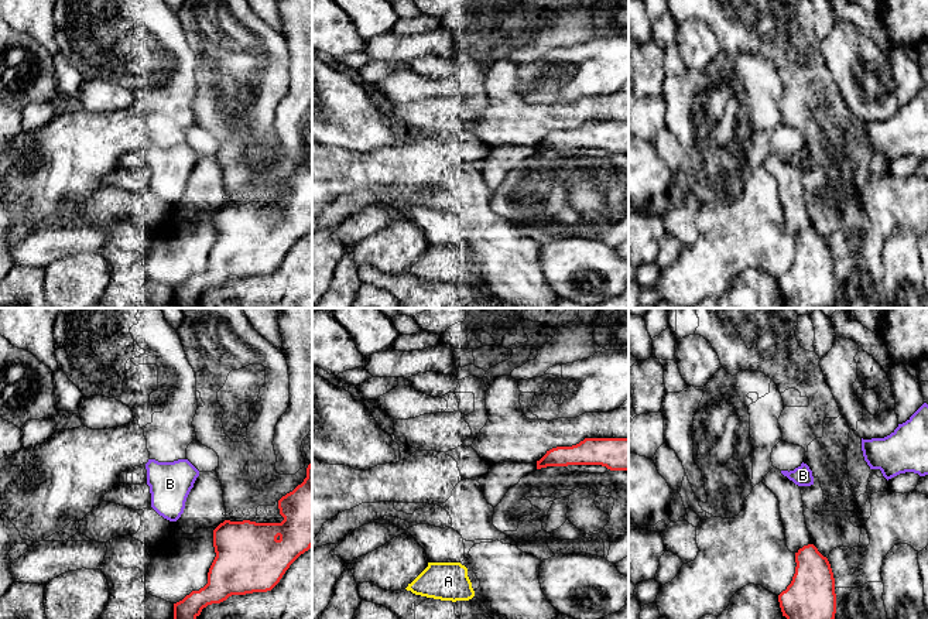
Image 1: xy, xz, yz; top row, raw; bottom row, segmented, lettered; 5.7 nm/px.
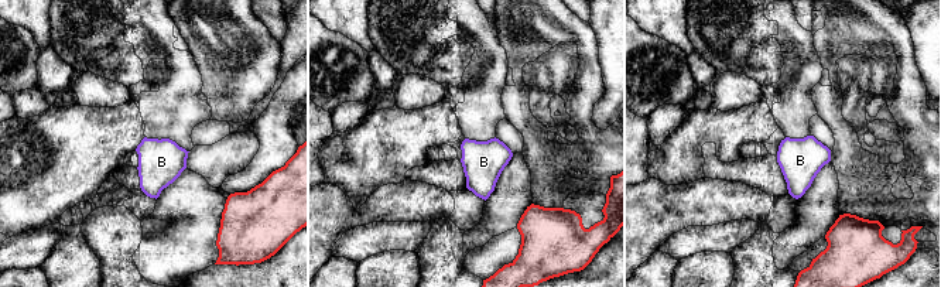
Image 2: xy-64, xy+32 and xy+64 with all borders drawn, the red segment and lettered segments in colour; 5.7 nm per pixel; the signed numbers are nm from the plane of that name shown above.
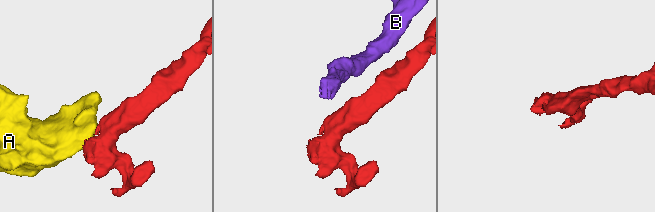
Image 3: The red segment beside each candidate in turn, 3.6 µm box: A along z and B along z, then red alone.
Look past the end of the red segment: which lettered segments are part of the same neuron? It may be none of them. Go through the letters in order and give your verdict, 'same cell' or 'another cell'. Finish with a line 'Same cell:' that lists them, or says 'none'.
A: same cell
B: another cell
Same cell: A

